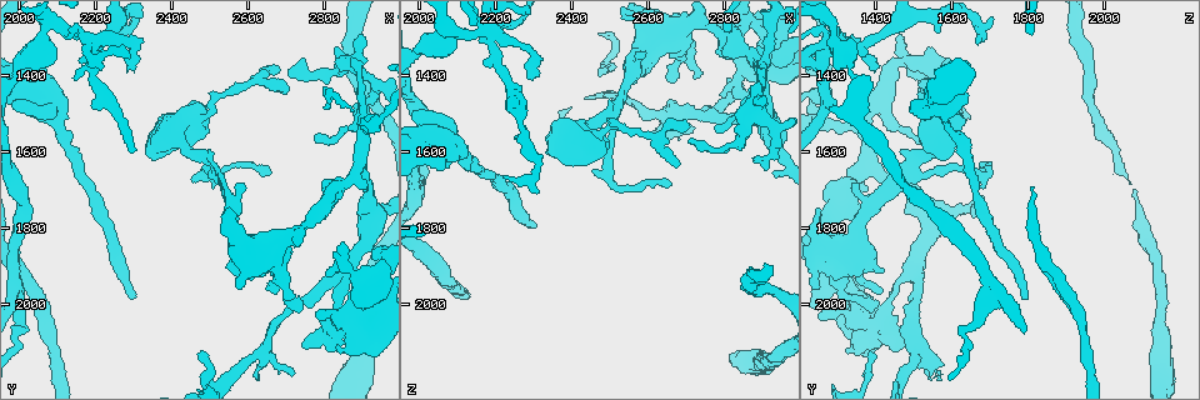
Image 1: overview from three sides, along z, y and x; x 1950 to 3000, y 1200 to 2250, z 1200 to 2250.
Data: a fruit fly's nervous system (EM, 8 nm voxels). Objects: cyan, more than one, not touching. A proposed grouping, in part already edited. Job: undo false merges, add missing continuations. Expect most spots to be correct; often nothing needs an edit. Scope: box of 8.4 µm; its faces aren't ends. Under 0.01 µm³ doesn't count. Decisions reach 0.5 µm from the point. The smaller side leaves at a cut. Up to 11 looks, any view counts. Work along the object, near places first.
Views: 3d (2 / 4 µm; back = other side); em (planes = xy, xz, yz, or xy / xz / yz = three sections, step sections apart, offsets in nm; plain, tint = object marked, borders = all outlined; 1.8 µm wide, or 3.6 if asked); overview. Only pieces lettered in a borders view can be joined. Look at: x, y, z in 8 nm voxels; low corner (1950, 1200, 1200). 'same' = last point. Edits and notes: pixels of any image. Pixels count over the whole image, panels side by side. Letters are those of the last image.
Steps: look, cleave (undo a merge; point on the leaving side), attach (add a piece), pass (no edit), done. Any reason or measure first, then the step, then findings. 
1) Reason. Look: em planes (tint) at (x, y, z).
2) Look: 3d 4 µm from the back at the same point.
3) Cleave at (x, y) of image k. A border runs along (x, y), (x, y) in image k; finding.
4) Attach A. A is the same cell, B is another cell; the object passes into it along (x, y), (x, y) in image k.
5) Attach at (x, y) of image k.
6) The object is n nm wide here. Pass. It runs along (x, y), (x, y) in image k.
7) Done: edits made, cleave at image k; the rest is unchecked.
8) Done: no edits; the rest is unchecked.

Looks like a crossing. Look: em planes (tint) at (2055, 1450, 1570).

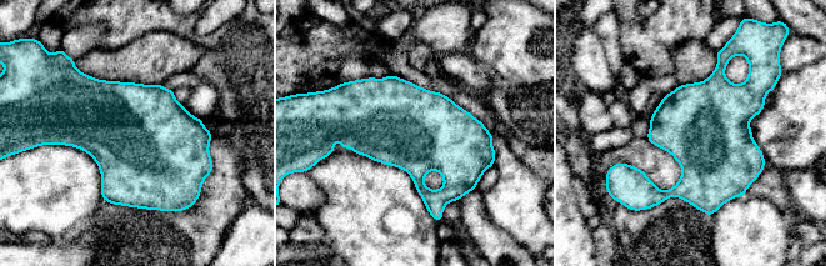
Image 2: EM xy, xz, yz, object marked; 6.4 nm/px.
See the neighbours. Look: em planes (borders) at the same point.

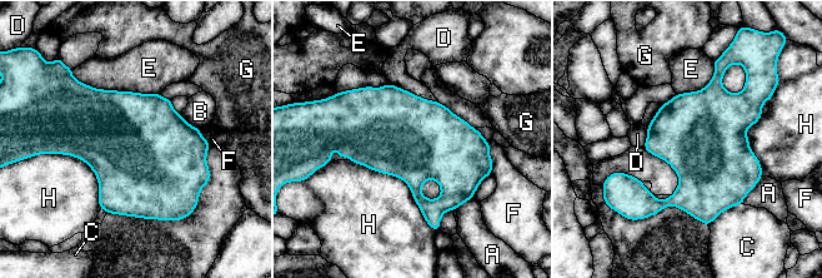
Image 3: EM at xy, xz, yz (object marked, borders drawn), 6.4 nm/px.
Pass. A, B, C, D, E, F, G and H are other cells; a border runs along (349, 159), (399, 177), (430, 226) in image 3; continuous, no second cell.

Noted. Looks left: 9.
End of a long branch. Look: 3d 4 µm at (2225, 1310, 1665).

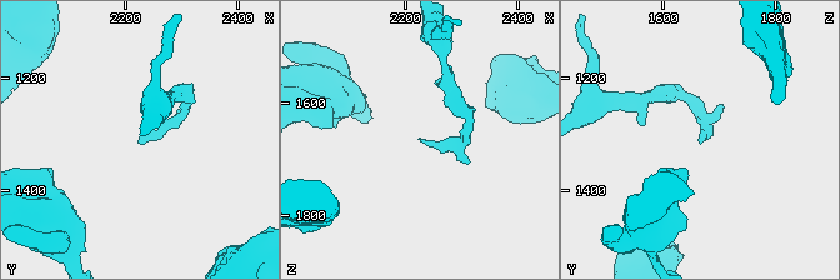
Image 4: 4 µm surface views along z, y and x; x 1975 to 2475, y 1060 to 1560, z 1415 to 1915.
Look: em yz step 8 (tint) at (2225, 1315, 1665).

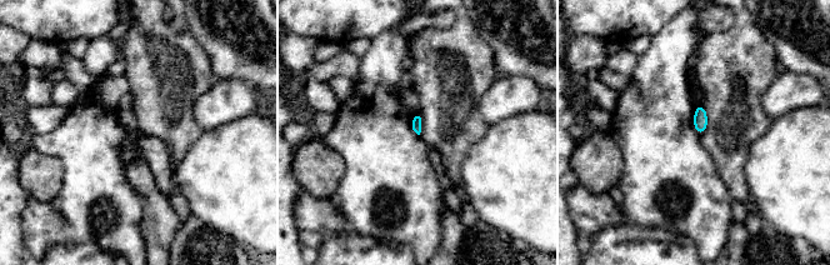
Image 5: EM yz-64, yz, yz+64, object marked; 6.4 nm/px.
Look: em planes (borders) at the same point.

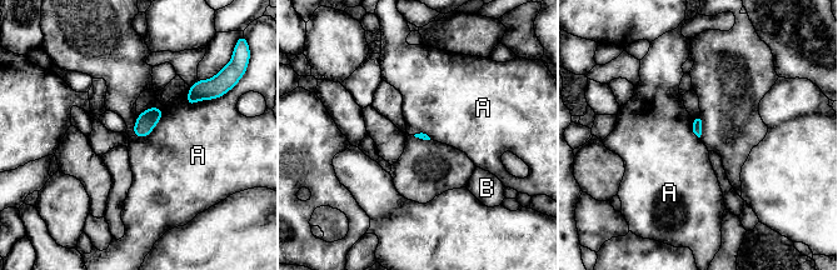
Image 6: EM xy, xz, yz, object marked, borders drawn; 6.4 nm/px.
Pass. A and B are other cells; a border runs along (160, 108), (156, 125), (134, 136) in image 6; none of them fits.

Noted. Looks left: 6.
Sharp bend. Look: em planes (borders) at (2175, 1300, 1275).

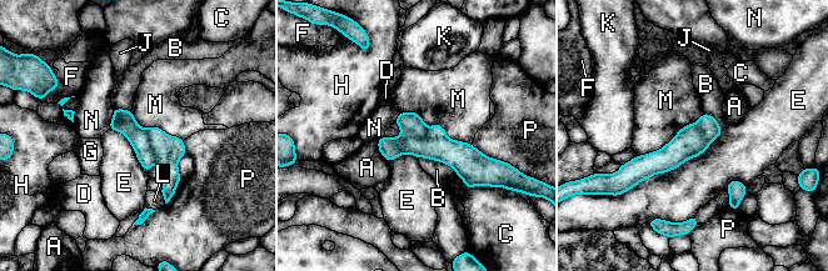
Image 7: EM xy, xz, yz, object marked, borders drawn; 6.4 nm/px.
The longest contact is with E, 700 nm. Cleave at (138, 137) of image 7. A, B, C, D, E, F, G, H, J, K, L, M, N and P are other cells; a border runs along (144, 129), (156, 162) in image 7; a second cell is stuck on.

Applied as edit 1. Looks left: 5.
Redraw. Look: overview.

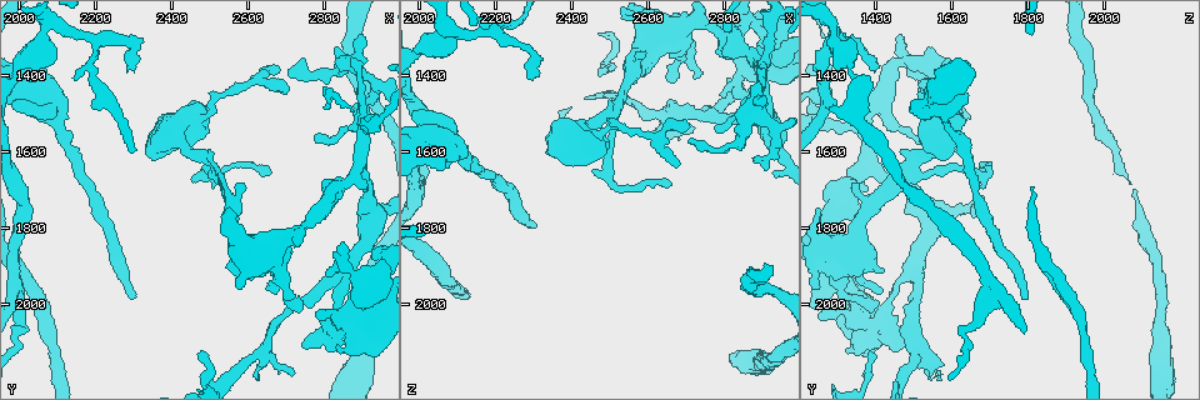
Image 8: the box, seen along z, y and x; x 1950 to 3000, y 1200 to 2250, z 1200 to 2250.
End of a long branch. Look: em xy step 4 (tint) at (2305, 1980, 1790).

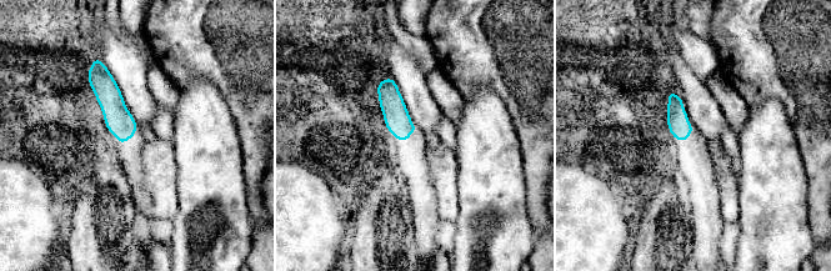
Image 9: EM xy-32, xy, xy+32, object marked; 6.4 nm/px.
Look: em xy step 4 (borders) at the same point.

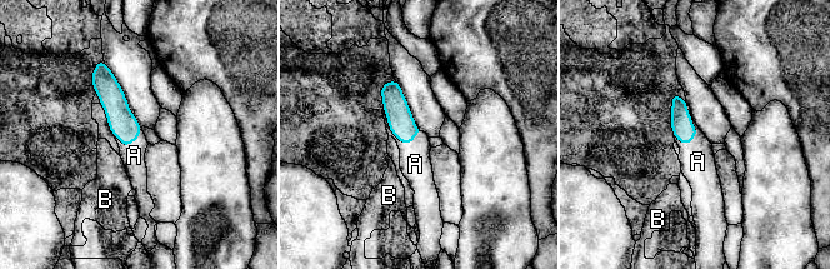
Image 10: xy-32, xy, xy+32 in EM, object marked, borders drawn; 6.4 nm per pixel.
The longest contact is with A, 190 nm. Attach A. A is the same cell, B is another cell; the cell continues.

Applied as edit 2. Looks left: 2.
Done: edits made, cleave at image 7, attach at image 10; the rest is unchecked.

